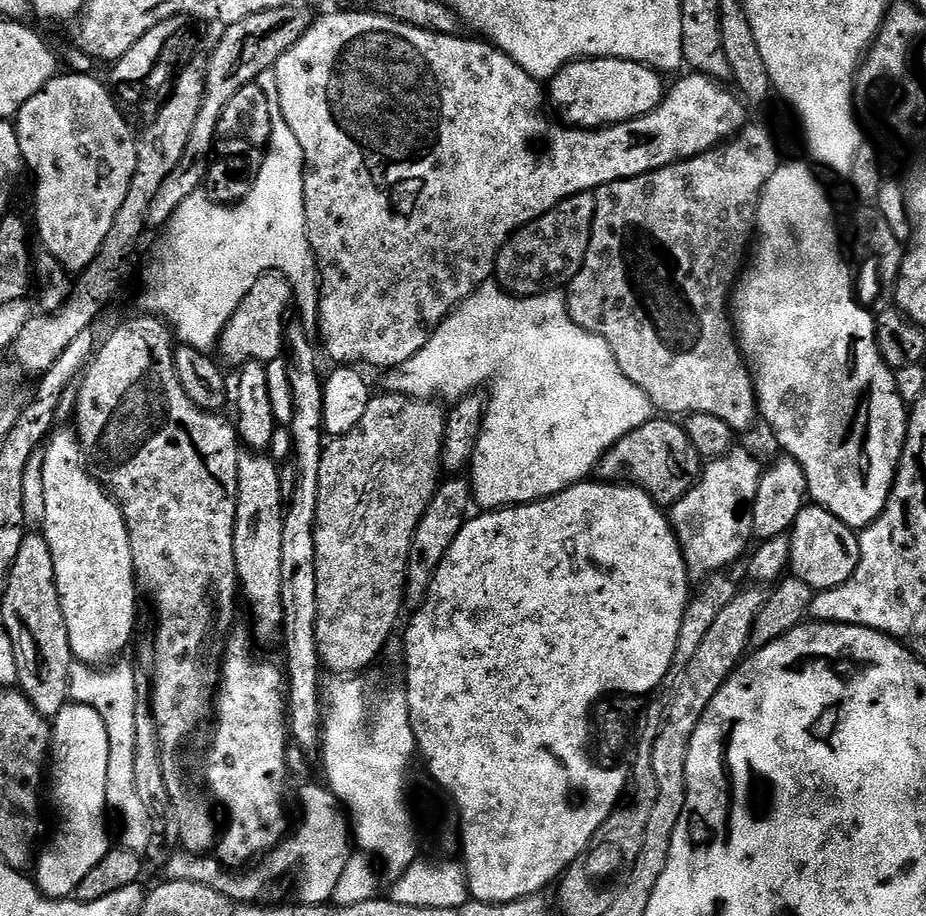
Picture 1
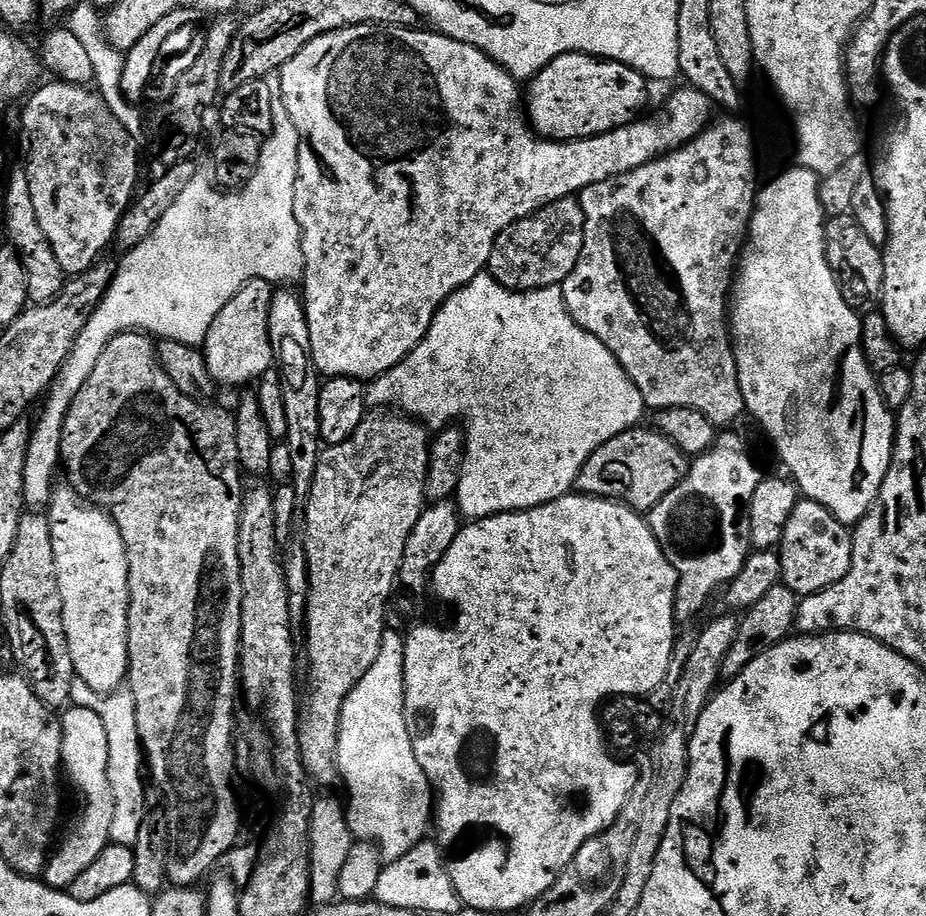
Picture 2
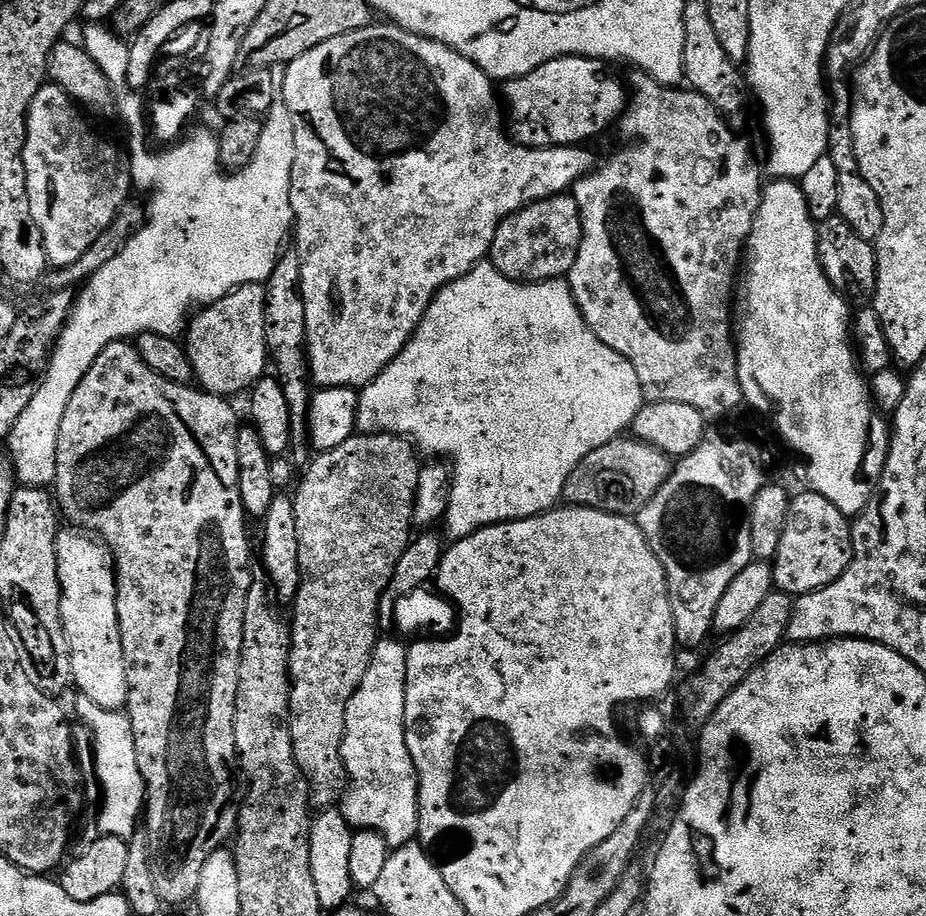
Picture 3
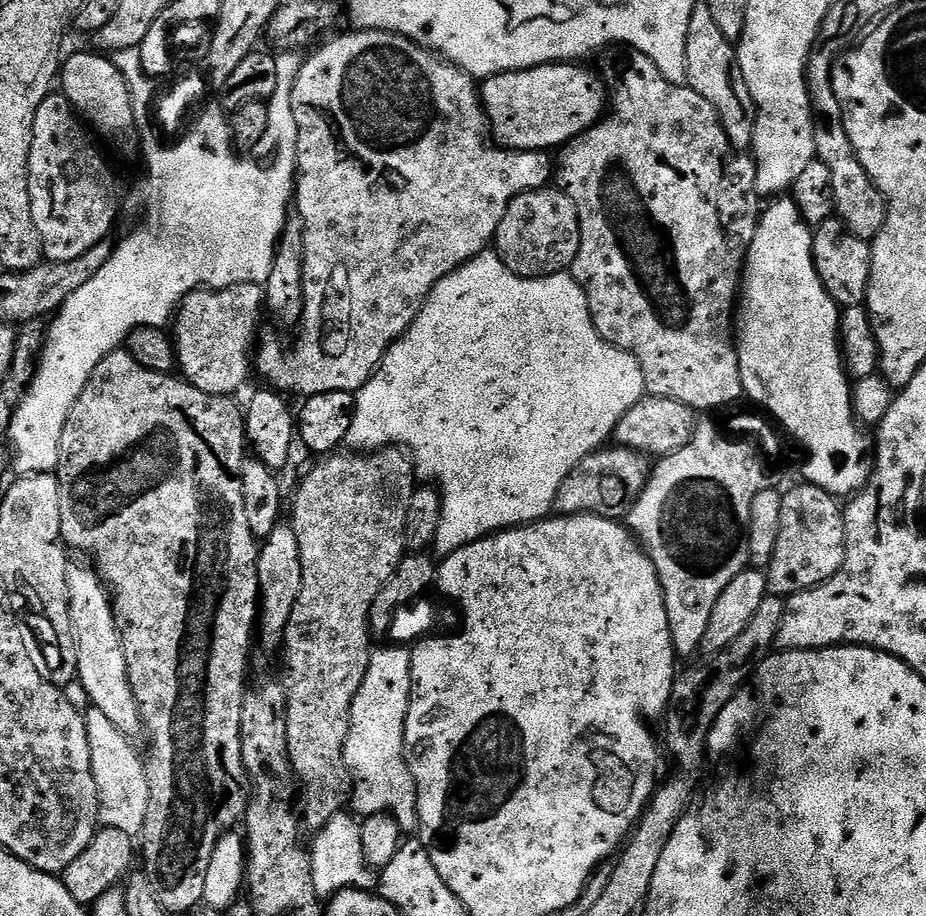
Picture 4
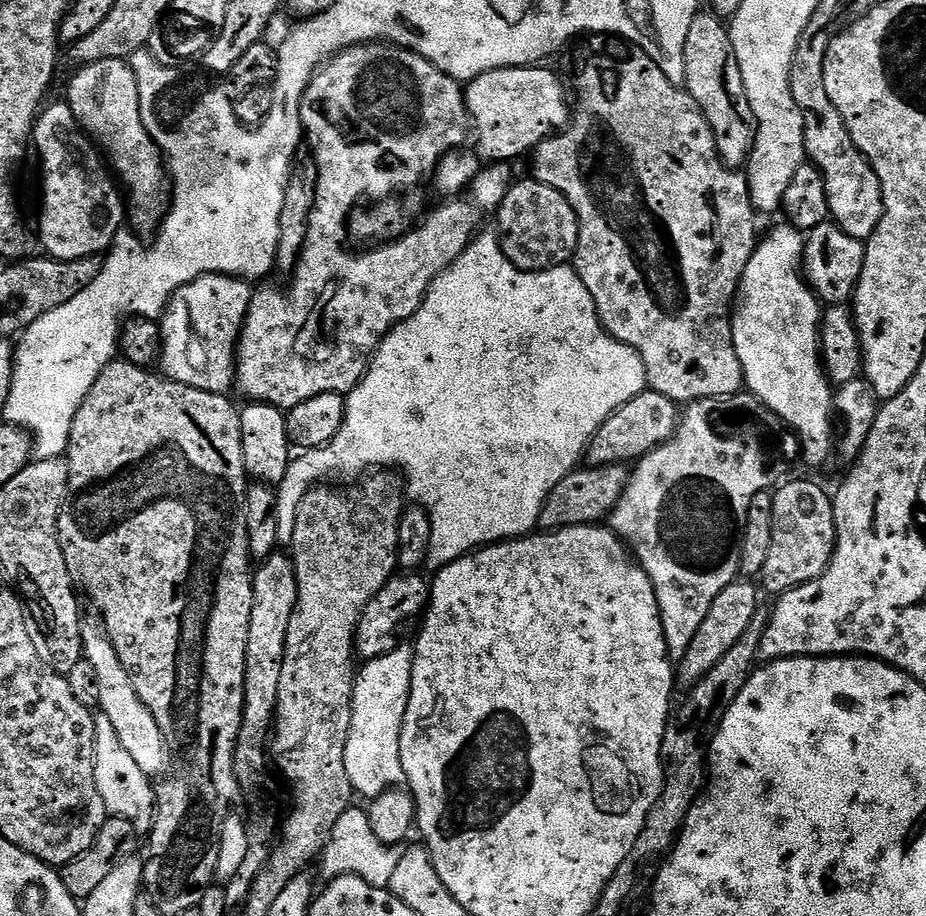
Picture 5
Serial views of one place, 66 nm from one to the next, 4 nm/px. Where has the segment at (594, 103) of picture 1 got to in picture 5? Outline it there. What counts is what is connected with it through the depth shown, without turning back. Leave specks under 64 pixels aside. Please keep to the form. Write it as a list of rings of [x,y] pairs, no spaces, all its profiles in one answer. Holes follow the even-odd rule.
[[[529,66],[527,68],[499,68],[498,70],[490,70],[484,72],[478,78],[467,81],[464,88],[464,105],[468,107],[468,118],[471,127],[474,129],[474,140],[476,136],[476,152],[482,159],[488,160],[484,162],[513,162],[519,156],[527,157],[529,153],[537,148],[543,140],[547,140],[549,136],[560,131],[561,128],[565,128],[570,122],[570,92],[564,84],[551,72],[550,69],[544,68],[548,66]]]

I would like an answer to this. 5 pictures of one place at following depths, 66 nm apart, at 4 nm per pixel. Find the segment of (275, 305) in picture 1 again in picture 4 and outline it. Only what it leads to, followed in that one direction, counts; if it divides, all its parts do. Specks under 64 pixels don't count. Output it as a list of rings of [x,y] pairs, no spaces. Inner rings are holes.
[[[235,284],[229,288],[191,292],[180,302],[174,317],[176,363],[183,379],[206,394],[236,394],[254,368],[254,345],[264,307],[264,290],[258,284]]]

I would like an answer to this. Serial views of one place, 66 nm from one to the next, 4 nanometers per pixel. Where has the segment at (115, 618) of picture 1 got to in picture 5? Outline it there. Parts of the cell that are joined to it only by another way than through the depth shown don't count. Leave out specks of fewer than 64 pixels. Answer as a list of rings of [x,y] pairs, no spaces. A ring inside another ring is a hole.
[[[99,619],[85,623],[80,629],[84,639],[84,660],[92,667],[92,676],[96,679],[96,696],[100,699],[99,711],[110,718],[110,726],[114,726],[114,734],[118,734],[118,742],[130,753],[130,758],[150,778],[156,778],[165,771],[168,760],[170,764],[170,749],[154,714],[138,698],[138,694],[132,685],[130,674],[126,666],[118,658],[118,650],[114,650],[112,640],[104,631],[103,623]],[[161,771],[161,772],[160,772]],[[160,772],[160,773],[159,773]],[[157,775],[157,776],[156,776]]]

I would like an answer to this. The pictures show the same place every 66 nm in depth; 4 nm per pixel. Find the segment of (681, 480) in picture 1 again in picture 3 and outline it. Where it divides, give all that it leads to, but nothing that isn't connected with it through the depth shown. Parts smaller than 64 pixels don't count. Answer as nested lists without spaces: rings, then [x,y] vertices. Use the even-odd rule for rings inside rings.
[[[635,438],[611,440],[606,442],[606,446],[598,446],[598,450],[594,450],[594,454],[586,454],[586,458],[582,458],[582,462],[574,470],[574,474],[570,474],[570,478],[566,478],[562,500],[568,506],[597,508],[615,516],[632,518],[647,506],[650,498],[654,498],[654,494],[658,494],[660,487],[668,481],[668,475],[672,472],[673,467],[673,461],[667,454],[646,442]]]

